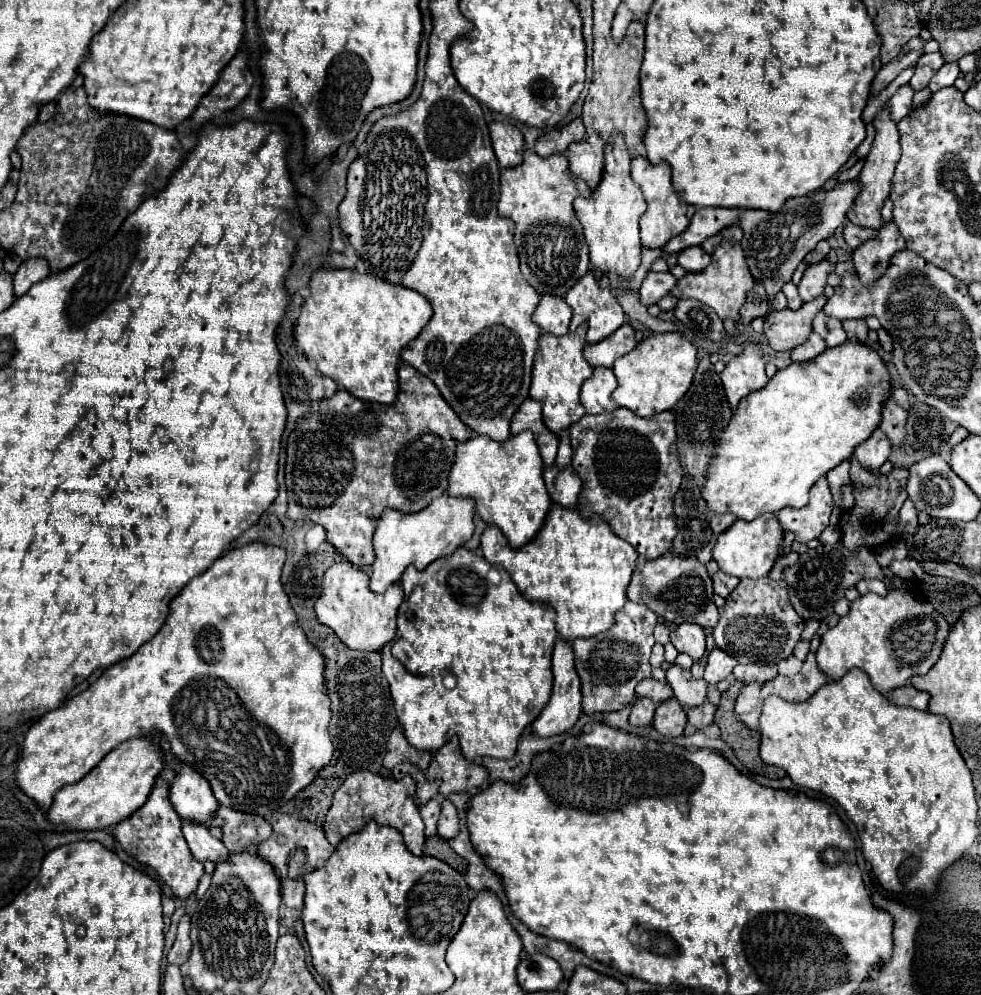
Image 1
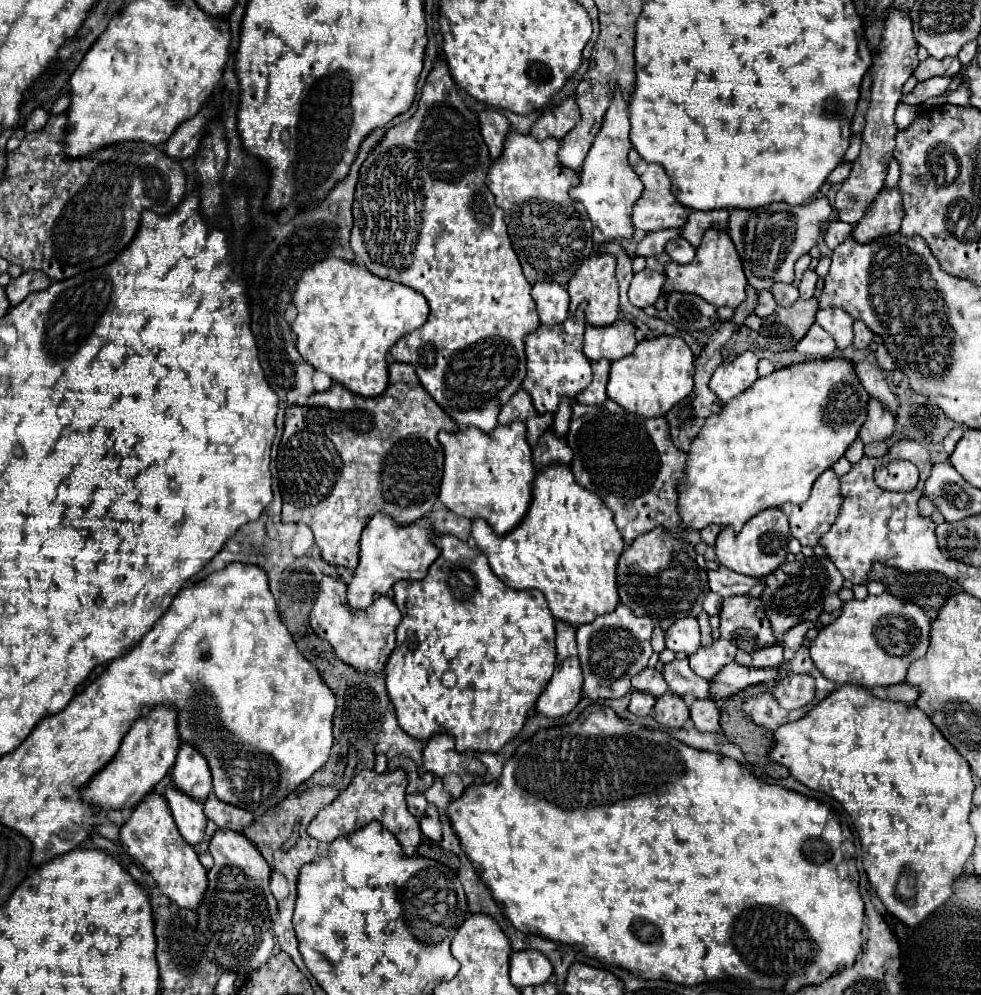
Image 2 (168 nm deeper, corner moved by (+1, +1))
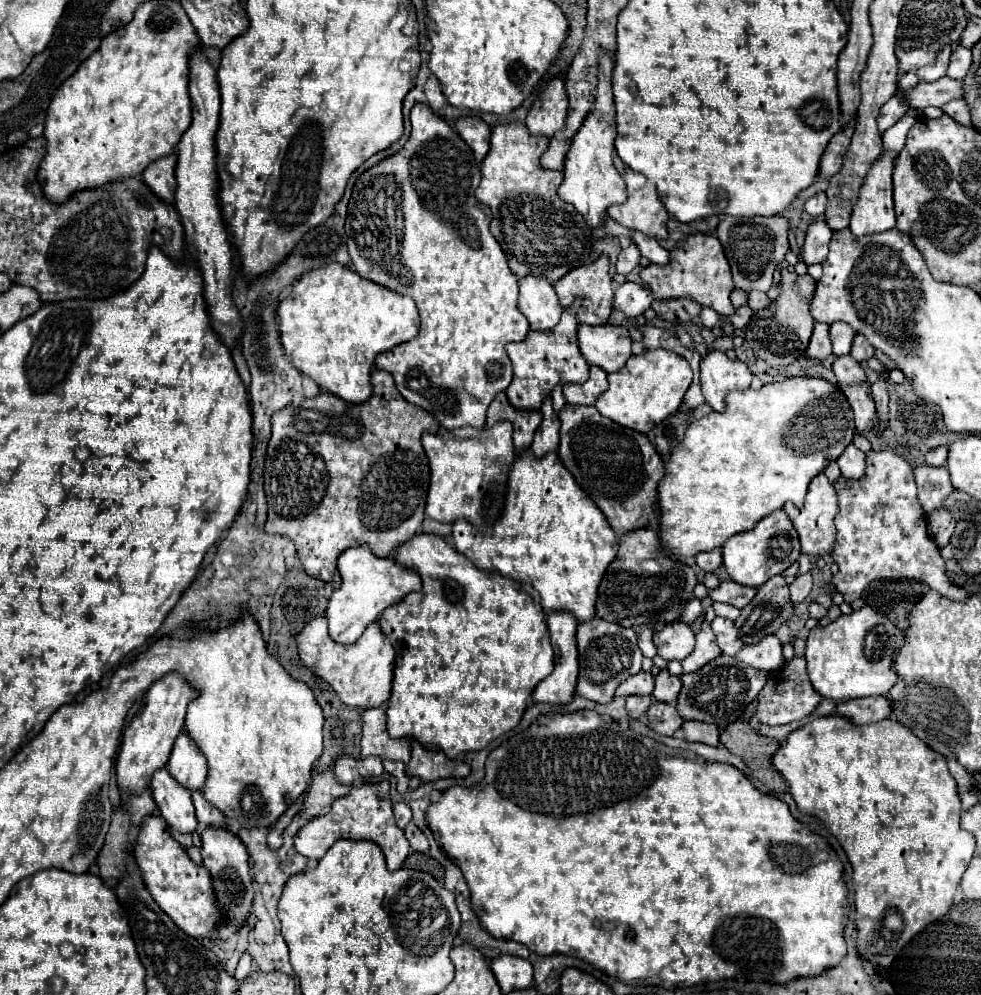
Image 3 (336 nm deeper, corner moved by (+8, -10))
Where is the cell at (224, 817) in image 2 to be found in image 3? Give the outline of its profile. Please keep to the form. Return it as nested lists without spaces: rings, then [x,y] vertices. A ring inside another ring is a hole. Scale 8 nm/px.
[[[195,790],[193,792],[193,804],[195,804],[195,810],[197,810],[197,820],[201,824],[207,824],[207,826],[225,826],[225,818],[223,814],[219,814],[219,810],[207,802],[201,794],[201,790]]]

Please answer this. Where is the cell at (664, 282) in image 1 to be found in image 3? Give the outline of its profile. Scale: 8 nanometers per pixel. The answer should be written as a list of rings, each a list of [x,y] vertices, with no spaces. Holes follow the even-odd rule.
[[[633,282],[621,284],[613,296],[613,308],[623,312],[627,318],[635,318],[643,314],[651,306],[651,302],[653,302],[651,290]]]

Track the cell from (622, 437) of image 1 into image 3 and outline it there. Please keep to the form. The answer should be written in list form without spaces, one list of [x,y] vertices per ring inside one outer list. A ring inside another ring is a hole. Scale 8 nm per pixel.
[[[565,404],[559,412],[559,420],[561,462],[575,476],[585,494],[603,510],[611,528],[629,532],[649,526],[649,522],[657,518],[657,482],[663,478],[665,466],[647,436],[609,422],[595,406]]]

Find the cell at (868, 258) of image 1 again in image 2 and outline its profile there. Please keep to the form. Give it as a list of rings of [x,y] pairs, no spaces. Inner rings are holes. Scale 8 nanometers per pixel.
[[[882,189],[880,195],[872,201],[868,213],[854,227],[852,237],[858,243],[866,245],[878,237],[894,235],[900,231],[902,217],[904,217],[904,209],[902,209],[902,199],[900,199],[898,189],[894,191]]]

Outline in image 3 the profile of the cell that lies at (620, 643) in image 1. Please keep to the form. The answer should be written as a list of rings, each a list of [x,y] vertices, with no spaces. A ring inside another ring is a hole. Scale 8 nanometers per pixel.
[[[591,618],[589,622],[579,624],[577,646],[581,654],[581,672],[577,678],[577,694],[587,700],[593,700],[599,704],[611,702],[615,688],[623,680],[627,680],[631,674],[637,674],[641,670],[643,654],[637,646],[637,634],[631,628],[615,626],[613,622],[603,622],[601,618]]]

